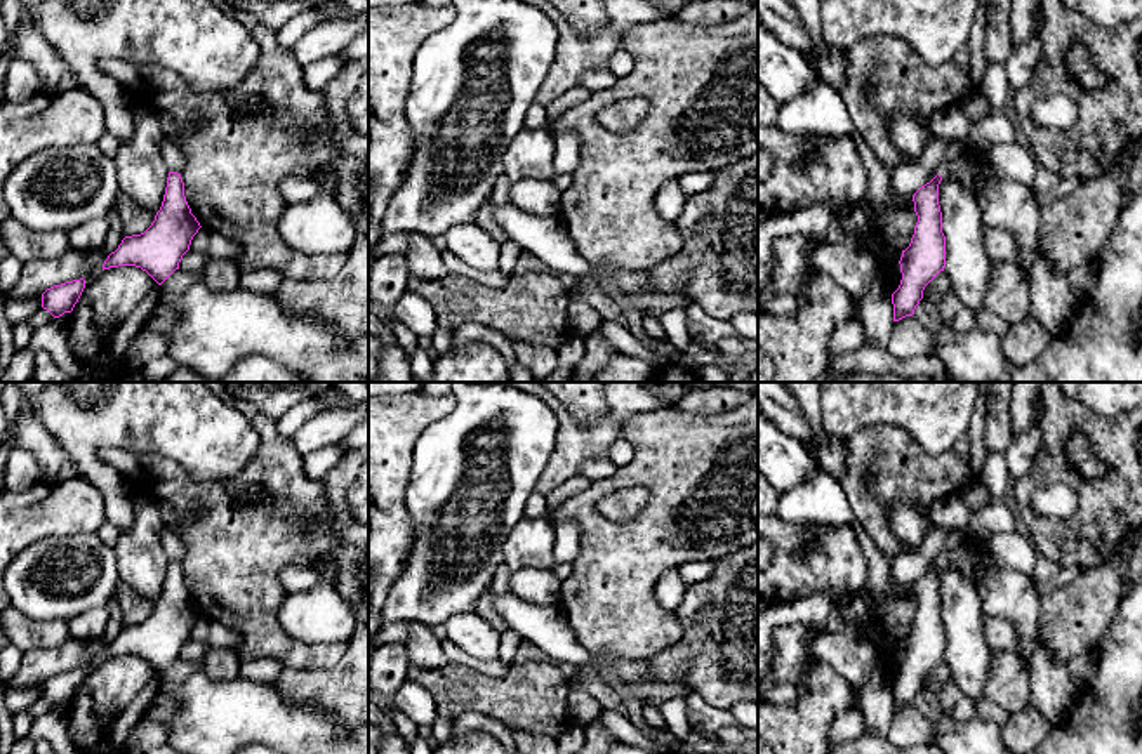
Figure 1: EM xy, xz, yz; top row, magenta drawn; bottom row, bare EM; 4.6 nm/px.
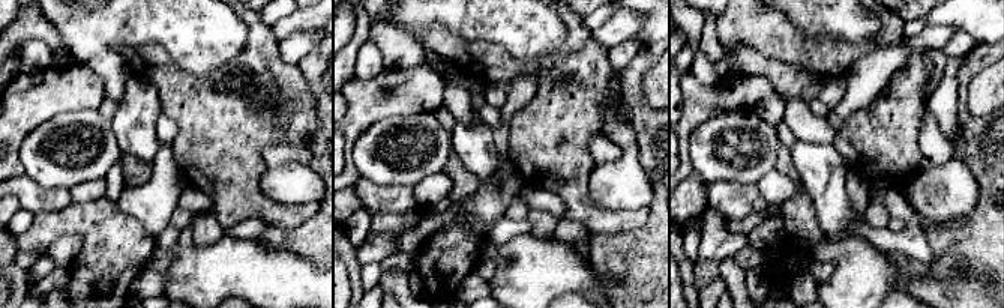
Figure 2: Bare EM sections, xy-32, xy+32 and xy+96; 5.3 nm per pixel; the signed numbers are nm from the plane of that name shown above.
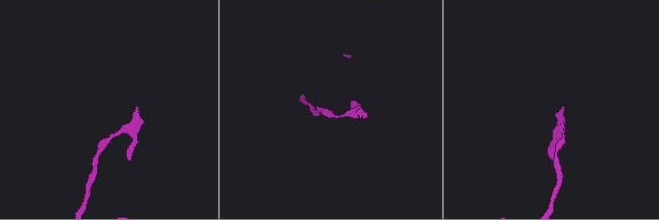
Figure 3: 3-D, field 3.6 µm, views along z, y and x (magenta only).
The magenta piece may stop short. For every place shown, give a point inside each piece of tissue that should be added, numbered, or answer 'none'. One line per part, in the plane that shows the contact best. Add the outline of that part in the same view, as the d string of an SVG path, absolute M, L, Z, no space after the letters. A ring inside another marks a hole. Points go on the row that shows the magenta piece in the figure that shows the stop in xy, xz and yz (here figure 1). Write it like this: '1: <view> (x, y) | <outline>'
1: yz (955, 150) | M949 141L946 160L937 167L935 172L942 179L949 179L951 169L956 165L956 162L961 158L963 153L965 153L963 142Z

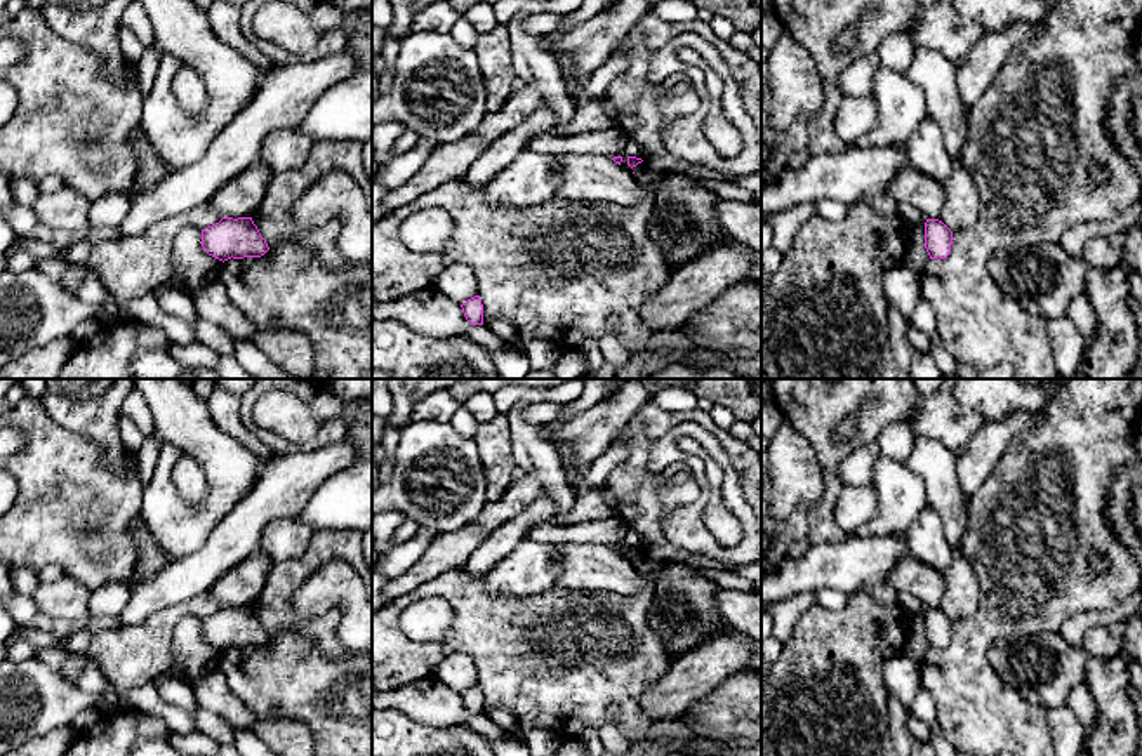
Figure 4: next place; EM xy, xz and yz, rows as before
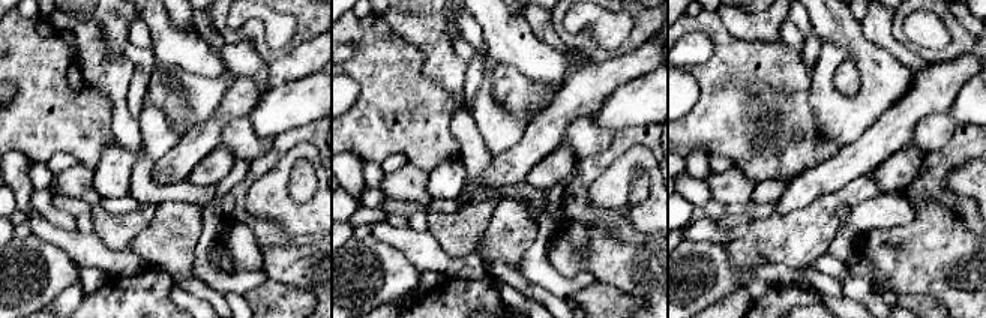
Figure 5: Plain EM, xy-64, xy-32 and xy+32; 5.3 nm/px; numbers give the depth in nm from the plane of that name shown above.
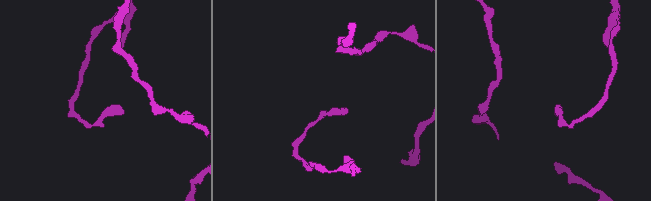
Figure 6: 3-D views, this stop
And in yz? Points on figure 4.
none

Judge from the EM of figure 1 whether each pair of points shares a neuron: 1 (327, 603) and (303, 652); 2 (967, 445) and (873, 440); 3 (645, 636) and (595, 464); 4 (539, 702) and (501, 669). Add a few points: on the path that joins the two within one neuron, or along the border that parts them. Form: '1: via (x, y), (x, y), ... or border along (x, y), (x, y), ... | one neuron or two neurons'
1: border along (277, 615), (282, 628), (303, 641), (346, 641) | two neurons
2: via (942, 469), (902, 471), (896, 464) | one neuron
3: border along (617, 468), (609, 476), (595, 482) | two neurons
4: border along (466, 666), (492, 676), (504, 676), (510, 671) | two neurons

